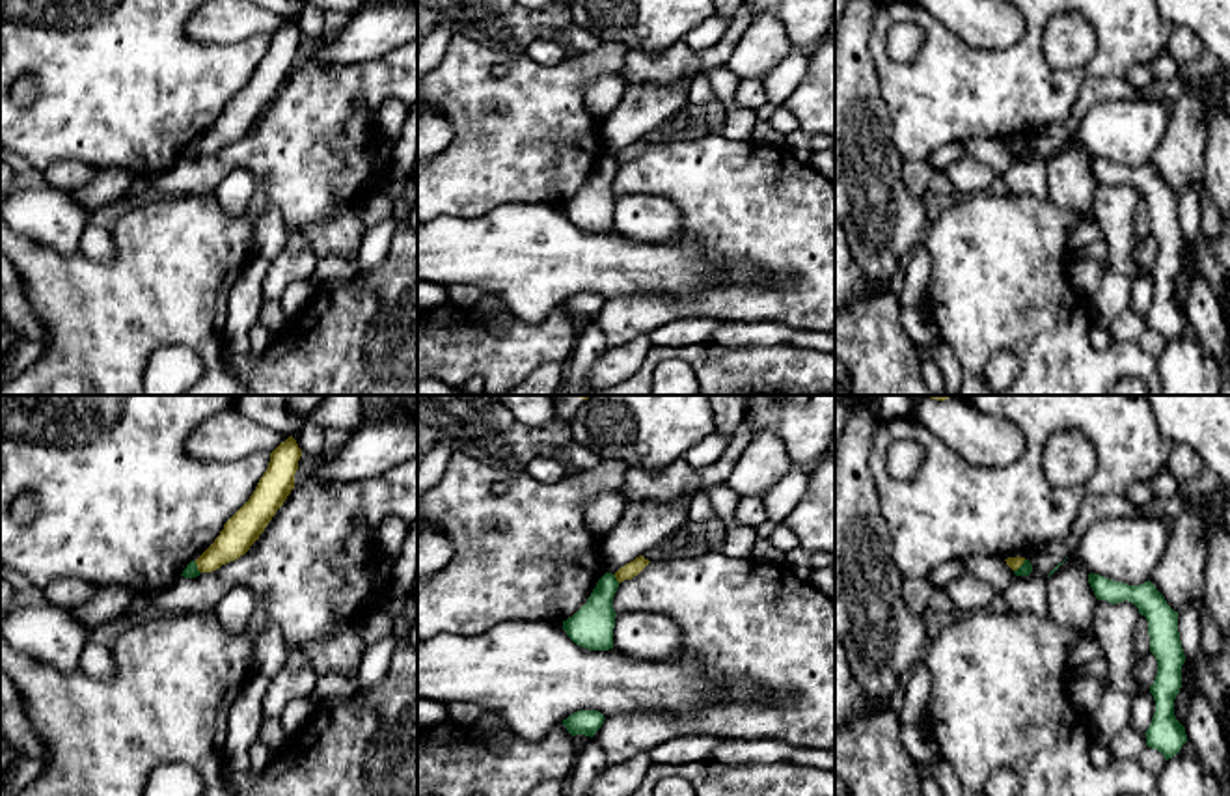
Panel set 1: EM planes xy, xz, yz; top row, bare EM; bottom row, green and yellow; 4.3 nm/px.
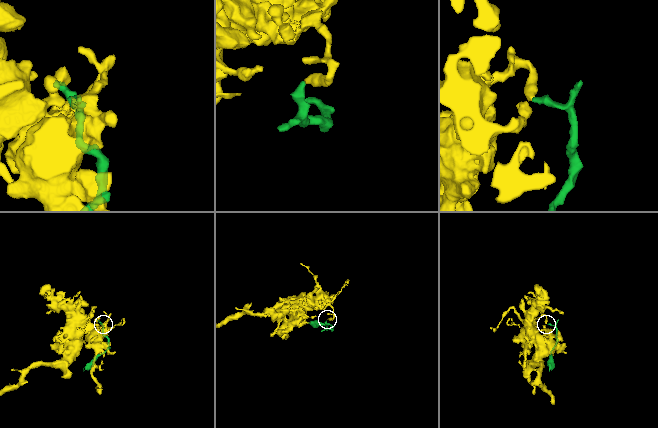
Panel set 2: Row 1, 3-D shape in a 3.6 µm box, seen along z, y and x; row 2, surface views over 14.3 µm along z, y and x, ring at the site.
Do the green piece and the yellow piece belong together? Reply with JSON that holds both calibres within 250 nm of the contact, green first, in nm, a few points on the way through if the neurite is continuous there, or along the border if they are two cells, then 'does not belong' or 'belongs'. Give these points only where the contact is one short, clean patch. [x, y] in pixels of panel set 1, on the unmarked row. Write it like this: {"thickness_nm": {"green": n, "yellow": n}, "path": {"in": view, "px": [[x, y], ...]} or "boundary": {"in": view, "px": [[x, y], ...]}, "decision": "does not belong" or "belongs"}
{"thickness_nm": {"green": 60, "yellow": 150}, "boundary": {"in": "xy", "px": [[194, 144], [200, 155]]}, "decision": "does not belong"}

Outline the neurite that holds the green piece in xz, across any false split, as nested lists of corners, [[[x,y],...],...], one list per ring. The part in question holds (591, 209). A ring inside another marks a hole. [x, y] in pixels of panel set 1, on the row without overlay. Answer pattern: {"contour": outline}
{"contour": [[[606,155],[587,185],[567,203],[563,213],[580,229],[589,233],[613,231],[615,192],[613,179],[619,172],[615,157]]]}

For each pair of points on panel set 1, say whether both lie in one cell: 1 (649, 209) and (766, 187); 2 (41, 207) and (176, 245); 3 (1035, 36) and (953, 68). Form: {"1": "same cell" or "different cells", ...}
{"1": "different cells", "2": "different cells", "3": "same cell"}

